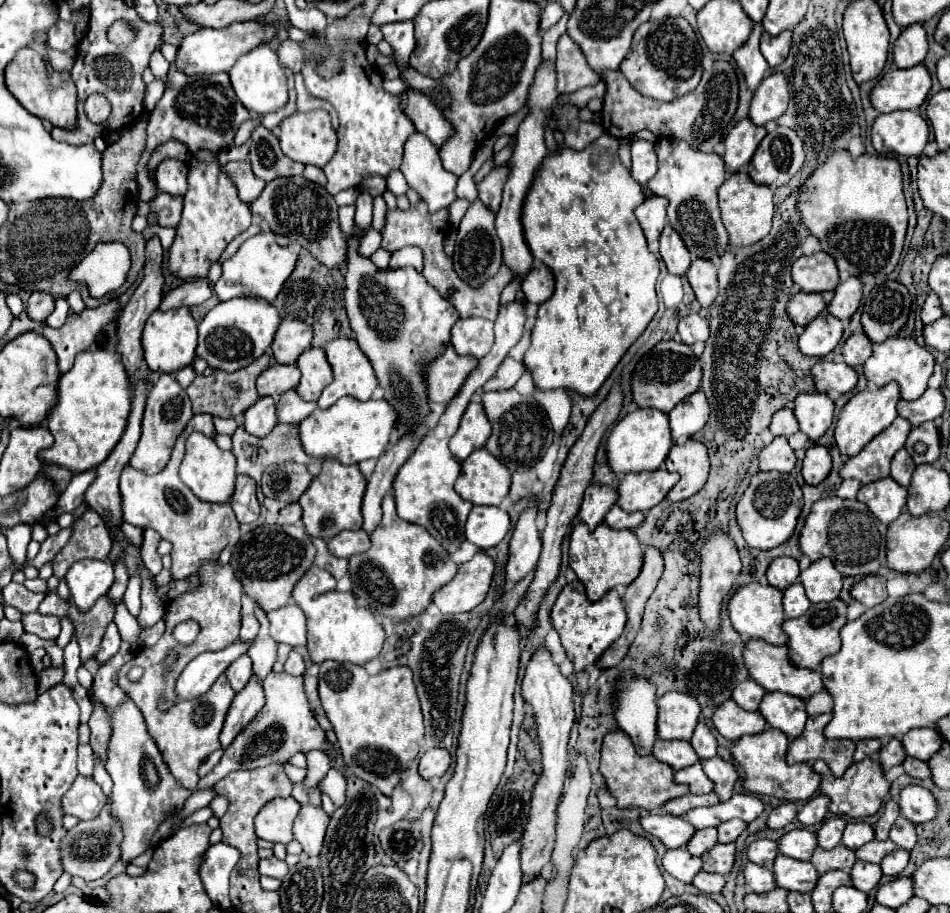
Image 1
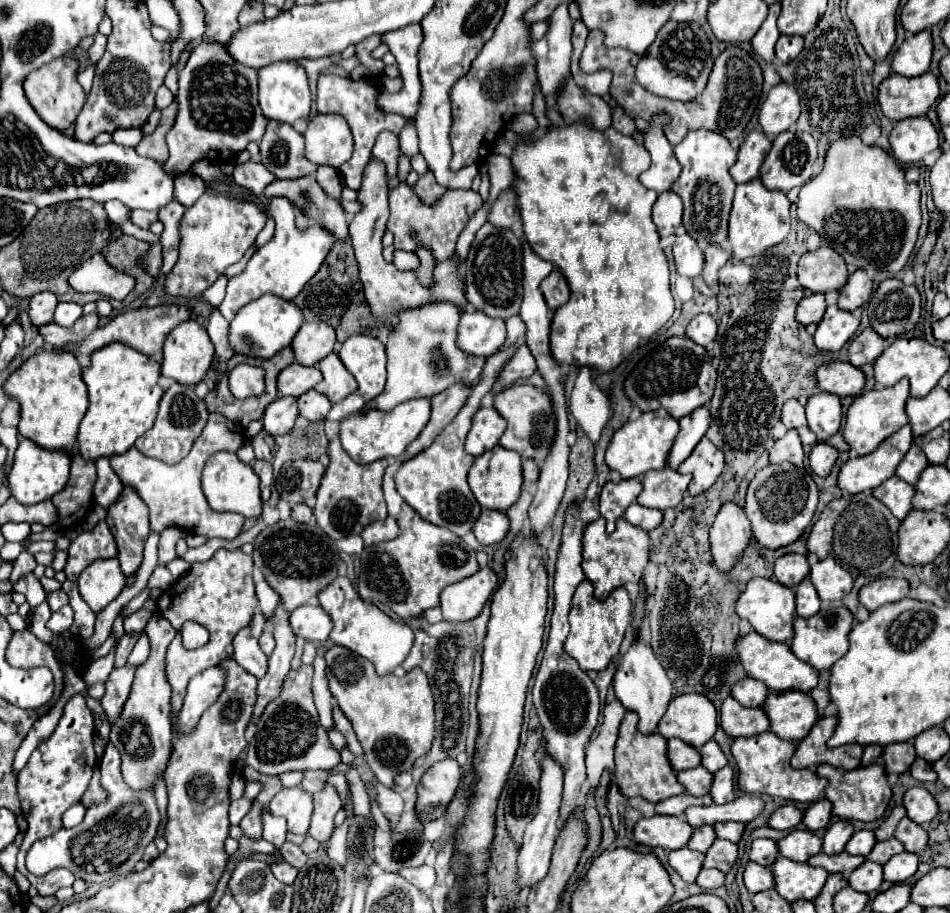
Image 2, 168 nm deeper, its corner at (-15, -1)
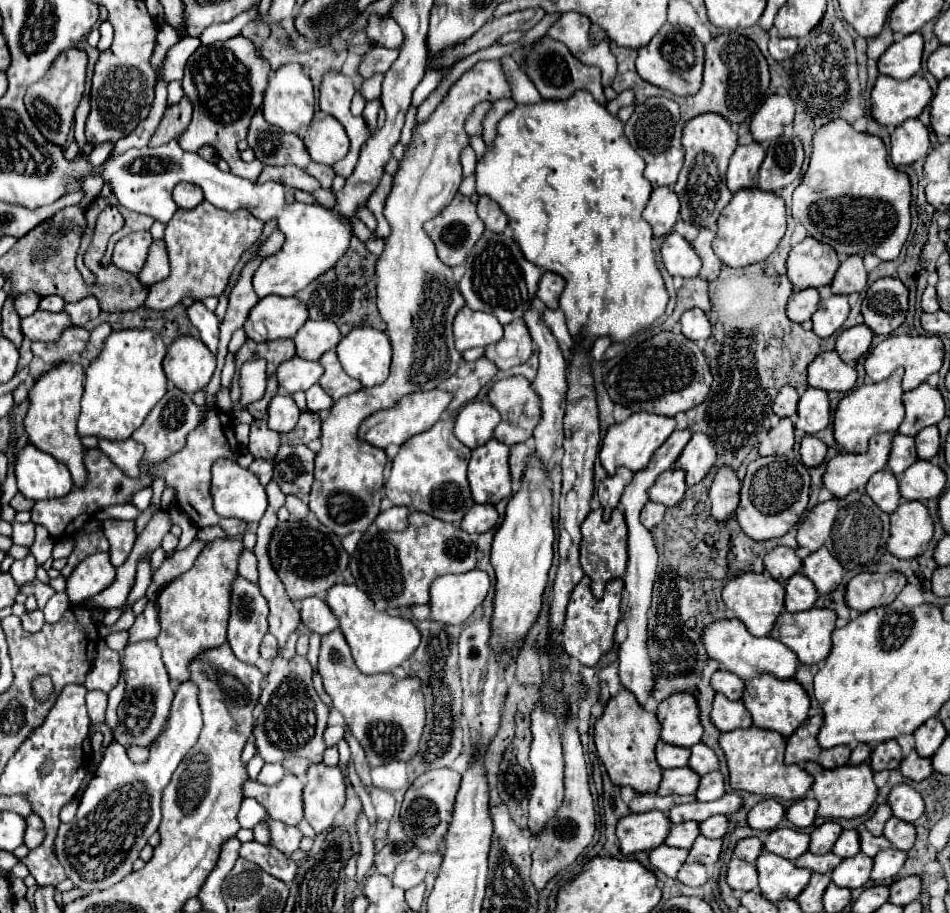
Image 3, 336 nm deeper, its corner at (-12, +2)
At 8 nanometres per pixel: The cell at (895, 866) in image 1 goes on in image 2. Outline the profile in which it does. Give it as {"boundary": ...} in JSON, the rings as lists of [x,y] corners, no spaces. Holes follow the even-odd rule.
{"boundary":[[[901,852],[895,854],[885,866],[883,866],[883,878],[889,882],[905,882],[909,876],[915,874],[917,870],[917,854],[911,852]]]}

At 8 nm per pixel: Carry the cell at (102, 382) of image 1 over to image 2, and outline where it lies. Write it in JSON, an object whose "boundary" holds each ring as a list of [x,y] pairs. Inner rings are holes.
{"boundary":[[[111,342],[91,354],[91,364],[83,368],[83,380],[89,388],[89,408],[79,426],[79,452],[87,460],[127,452],[139,436],[155,422],[163,388],[157,384],[159,362],[133,350],[125,342]]]}

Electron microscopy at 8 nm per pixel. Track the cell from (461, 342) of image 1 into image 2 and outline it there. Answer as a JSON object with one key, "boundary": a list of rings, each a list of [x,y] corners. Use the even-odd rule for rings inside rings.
{"boundary":[[[463,312],[457,328],[457,346],[475,356],[491,356],[505,342],[505,322],[483,312]]]}

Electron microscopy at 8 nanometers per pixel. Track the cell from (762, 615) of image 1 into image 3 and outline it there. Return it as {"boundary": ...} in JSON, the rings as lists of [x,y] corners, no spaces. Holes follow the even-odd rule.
{"boundary":[[[742,573],[726,583],[722,601],[748,627],[748,631],[752,631],[756,637],[766,637],[772,633],[780,611],[784,609],[784,587],[768,573]]]}

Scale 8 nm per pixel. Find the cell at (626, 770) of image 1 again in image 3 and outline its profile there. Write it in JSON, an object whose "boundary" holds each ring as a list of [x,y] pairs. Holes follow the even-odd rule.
{"boundary":[[[620,689],[620,693],[608,701],[602,719],[598,719],[594,725],[594,743],[610,781],[618,787],[630,785],[638,793],[656,793],[662,781],[662,769],[654,755],[658,741],[660,723],[656,715],[644,711],[636,697],[632,697],[632,693],[626,689]]]}

